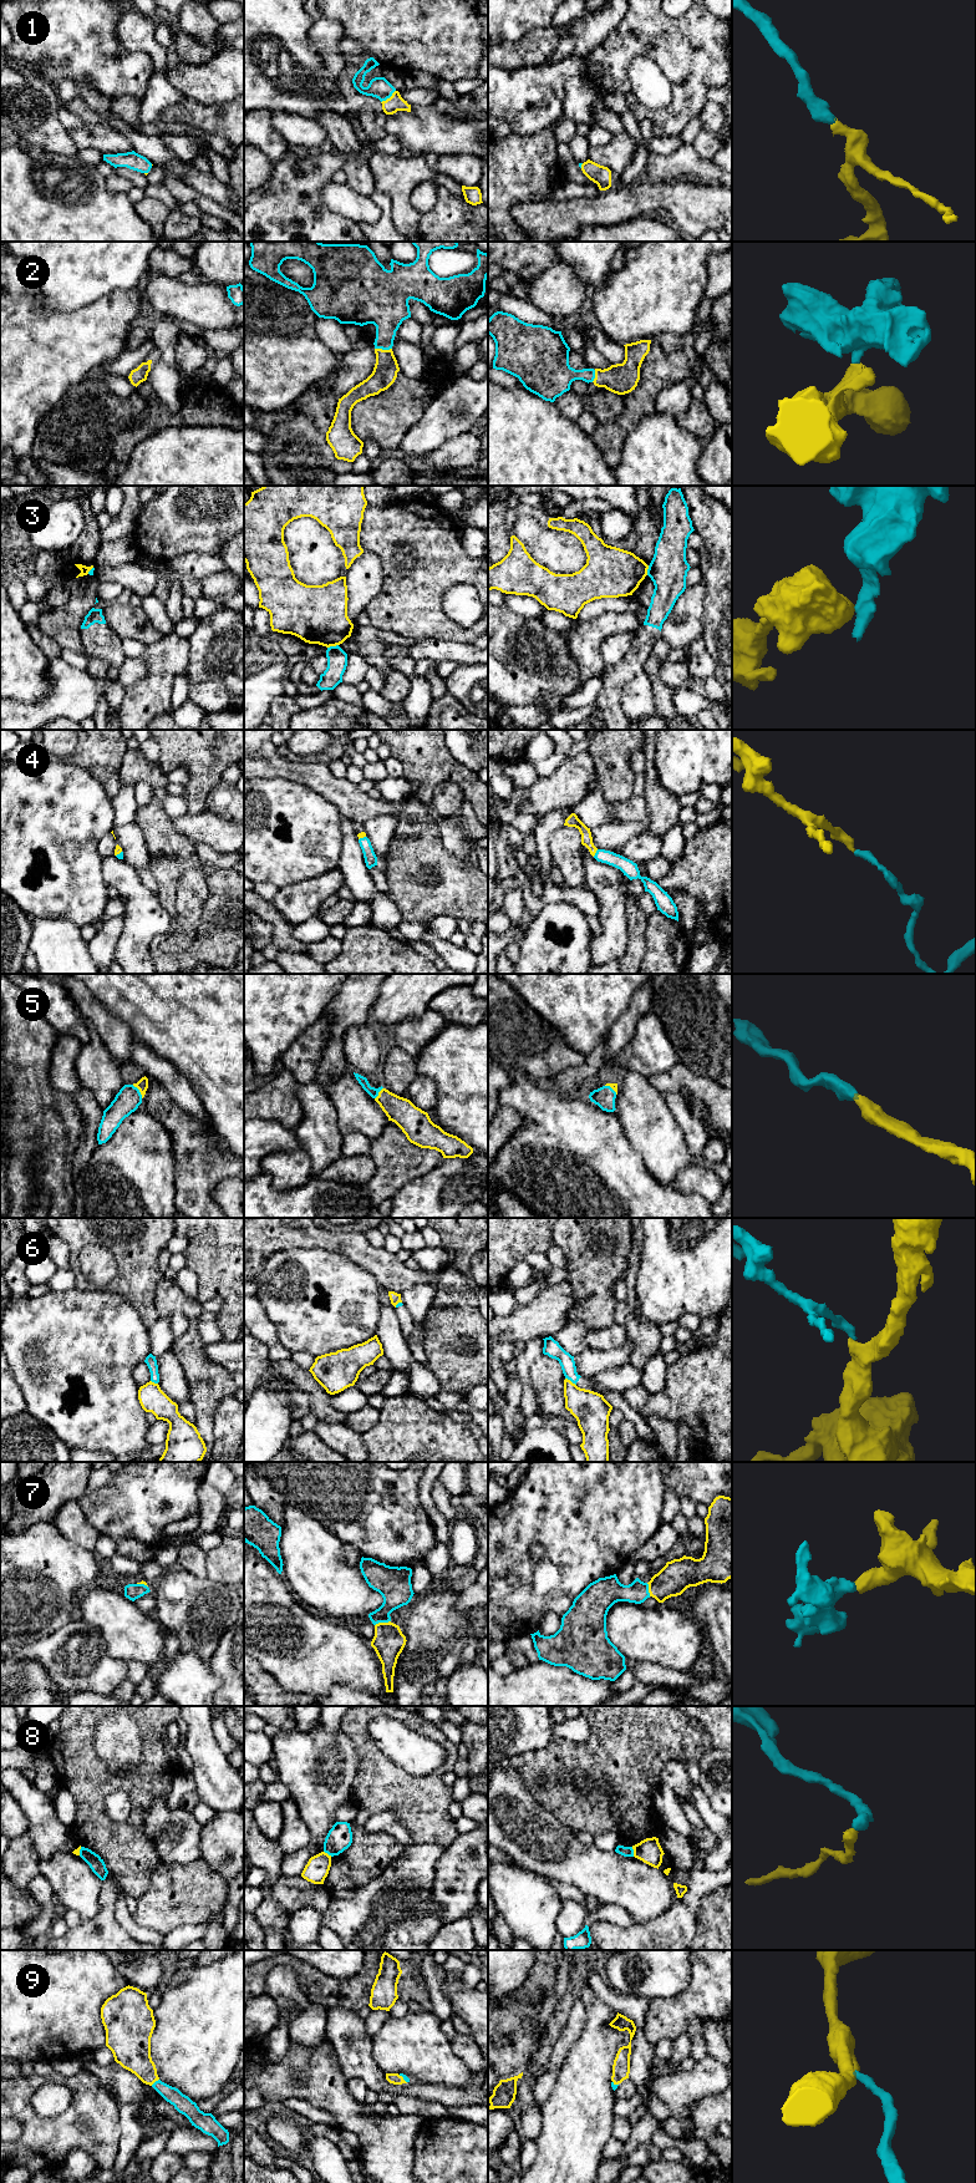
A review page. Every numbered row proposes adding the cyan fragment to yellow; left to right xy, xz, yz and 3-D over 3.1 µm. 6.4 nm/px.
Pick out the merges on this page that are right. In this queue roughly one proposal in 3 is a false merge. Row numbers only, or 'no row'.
1, 2, 4, 5, 7, 9

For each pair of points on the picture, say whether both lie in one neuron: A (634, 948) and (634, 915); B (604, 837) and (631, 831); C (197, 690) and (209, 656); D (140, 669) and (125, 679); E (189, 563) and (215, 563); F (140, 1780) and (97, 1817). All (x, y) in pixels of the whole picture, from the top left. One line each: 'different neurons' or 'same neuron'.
A: same neuron
B: same neuron
C: different neurons
D: same neuron
E: same neuron
F: same neuron

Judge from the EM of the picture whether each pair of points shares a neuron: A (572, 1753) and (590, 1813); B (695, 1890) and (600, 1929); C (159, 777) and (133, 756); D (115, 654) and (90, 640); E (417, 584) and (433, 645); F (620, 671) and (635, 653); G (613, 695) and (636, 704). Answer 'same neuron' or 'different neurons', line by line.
A: same neuron
B: same neuron
C: same neuron
D: same neuron
E: different neurons
F: same neuron
G: different neurons

